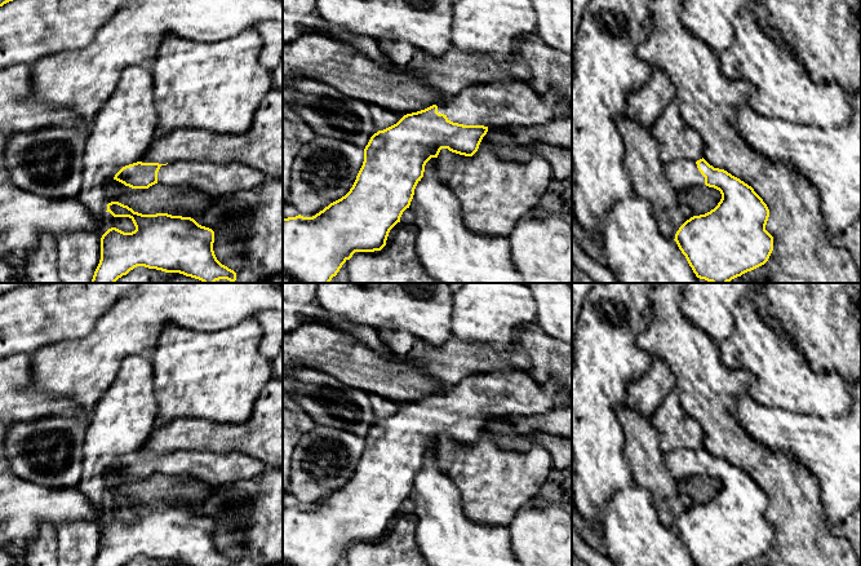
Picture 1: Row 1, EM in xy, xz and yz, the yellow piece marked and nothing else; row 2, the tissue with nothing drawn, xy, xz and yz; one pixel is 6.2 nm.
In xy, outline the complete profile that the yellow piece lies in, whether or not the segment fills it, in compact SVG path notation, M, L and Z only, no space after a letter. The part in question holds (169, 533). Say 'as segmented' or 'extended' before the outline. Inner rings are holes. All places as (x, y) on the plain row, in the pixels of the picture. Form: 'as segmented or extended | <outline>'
as segmented | M119 491L108 492L106 501L114 507L129 507L136 519L124 522L111 517L102 525L101 549L93 566L123 566L137 556L186 566L236 566L236 562L222 554L214 544L214 521L191 507L168 503L142 504Z

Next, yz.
extended | M704 447L663 454L673 477L679 482L692 476L709 476L720 481L722 488L710 501L693 505L676 521L675 531L696 566L741 566L764 554L773 540L773 526L765 519L769 499L751 476L724 459L714 457Z

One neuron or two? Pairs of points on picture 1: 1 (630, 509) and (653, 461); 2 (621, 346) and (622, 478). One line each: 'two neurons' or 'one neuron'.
1: two neurons
2: one neuron

